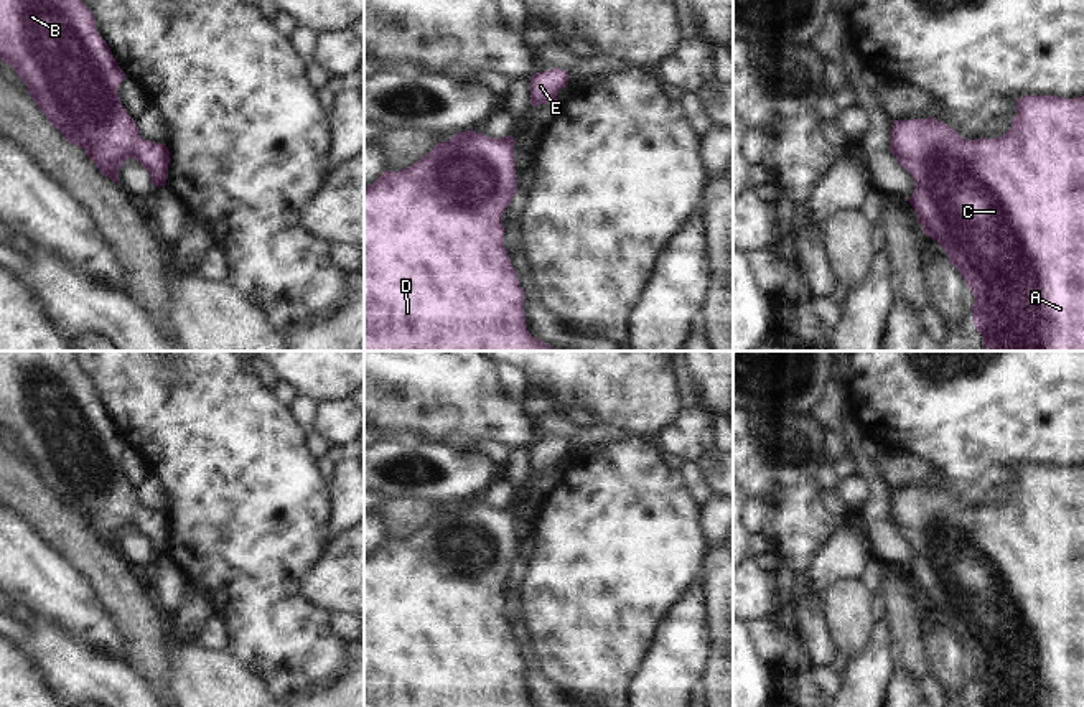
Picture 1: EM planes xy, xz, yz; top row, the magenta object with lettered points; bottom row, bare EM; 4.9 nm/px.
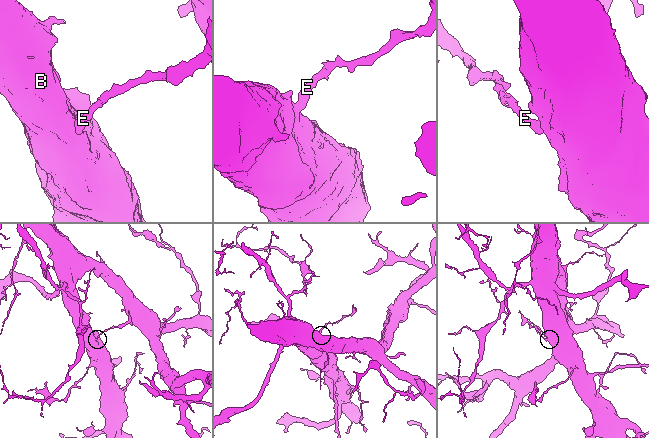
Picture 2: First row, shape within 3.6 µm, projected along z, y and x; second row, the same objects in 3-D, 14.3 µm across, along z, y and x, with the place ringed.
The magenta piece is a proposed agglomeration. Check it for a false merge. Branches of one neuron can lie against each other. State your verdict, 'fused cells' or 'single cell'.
single cell

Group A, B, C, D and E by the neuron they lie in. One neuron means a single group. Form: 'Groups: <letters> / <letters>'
Groups: A B C D E

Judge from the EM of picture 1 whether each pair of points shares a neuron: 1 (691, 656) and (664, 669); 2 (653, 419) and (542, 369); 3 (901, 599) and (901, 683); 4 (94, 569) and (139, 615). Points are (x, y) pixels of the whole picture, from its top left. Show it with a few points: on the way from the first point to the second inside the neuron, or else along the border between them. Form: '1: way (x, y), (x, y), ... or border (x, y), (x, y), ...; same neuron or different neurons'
1: way (684, 656), (671, 666); same neuron
2: way (625, 391), (603, 369), (570, 369); same neuron
3: border (895, 671), (903, 671), (921, 683); different neurons
4: way (106, 580), (127, 603); same neuron

